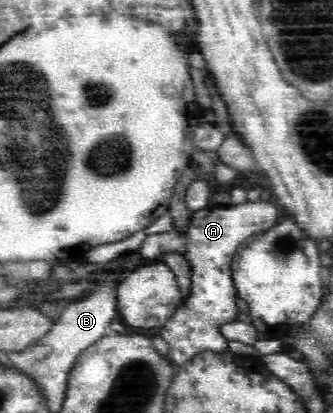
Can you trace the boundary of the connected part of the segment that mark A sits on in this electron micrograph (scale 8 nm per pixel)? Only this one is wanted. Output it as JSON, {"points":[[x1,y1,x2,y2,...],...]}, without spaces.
{"points":[[248,202,242,206,226,208,209,207,193,211,192,219,184,236,177,232,146,235,136,253,146,262,158,261,162,251,174,249,187,258,192,266,190,300,179,304,166,324,160,326,155,334,168,344,168,360,179,366,192,358,198,351,210,349,226,351,228,340,218,334,216,325,238,321,238,294,231,277,230,254,234,254,242,244,258,234,268,232,280,222,279,210,272,202]]}

